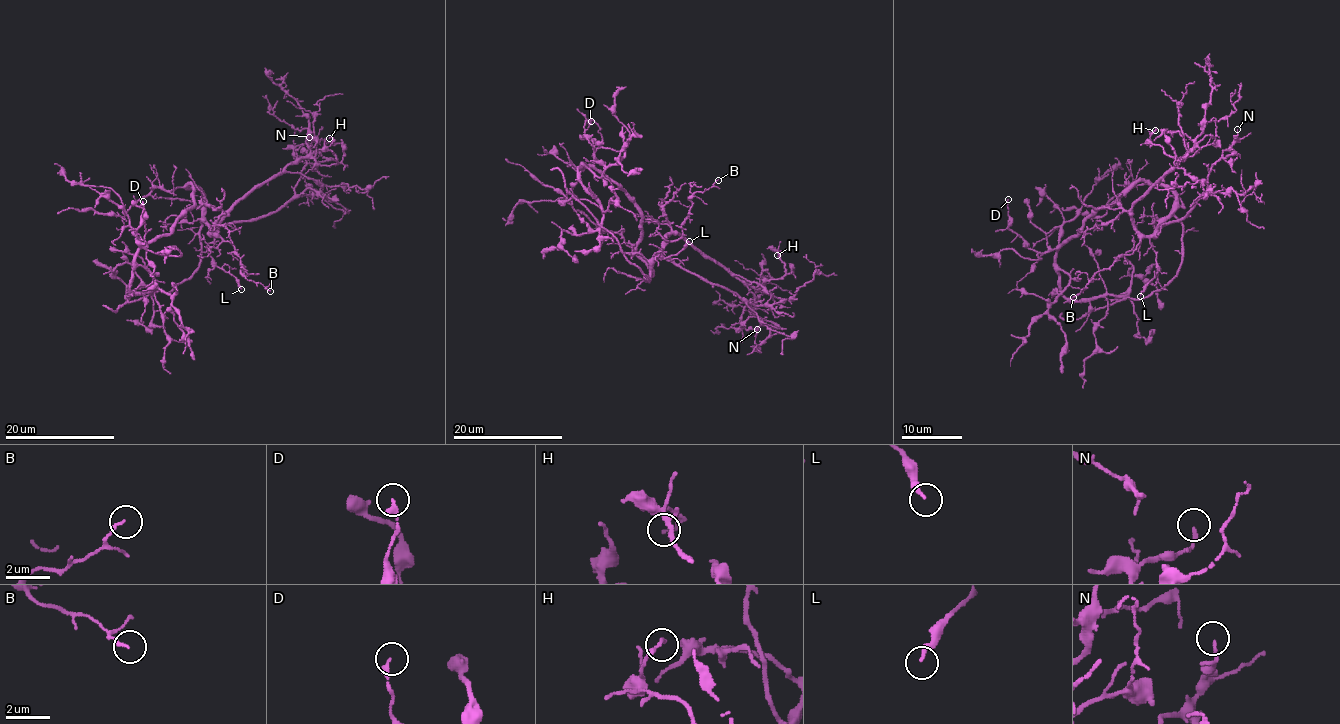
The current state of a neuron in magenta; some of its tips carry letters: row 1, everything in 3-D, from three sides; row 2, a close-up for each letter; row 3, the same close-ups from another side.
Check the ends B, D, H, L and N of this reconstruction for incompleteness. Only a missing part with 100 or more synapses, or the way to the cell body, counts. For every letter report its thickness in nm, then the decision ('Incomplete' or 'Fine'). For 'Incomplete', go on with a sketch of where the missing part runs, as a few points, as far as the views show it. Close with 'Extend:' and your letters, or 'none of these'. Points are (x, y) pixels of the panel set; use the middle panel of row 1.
B: Thickness 130 nm. Fine
D: Thickness 240 nm. Fine
H: Thickness 140 nm. Fine
L: Thickness 220 nm. Fine
N: Thickness 90 nm. Fine
Extend: none of these

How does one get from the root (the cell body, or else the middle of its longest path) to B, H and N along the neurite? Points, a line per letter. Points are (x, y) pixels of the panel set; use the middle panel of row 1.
B: (659, 224), (672, 229), (666, 236), (669, 241), (678, 239), (692, 204), (689, 199), (718, 180)
H: (659, 224), (677, 230), (754, 287), (786, 273), (779, 250), (777, 255)
N: (659, 224), (672, 229), (661, 255), (731, 289), (754, 314), (742, 325), (757, 329)

